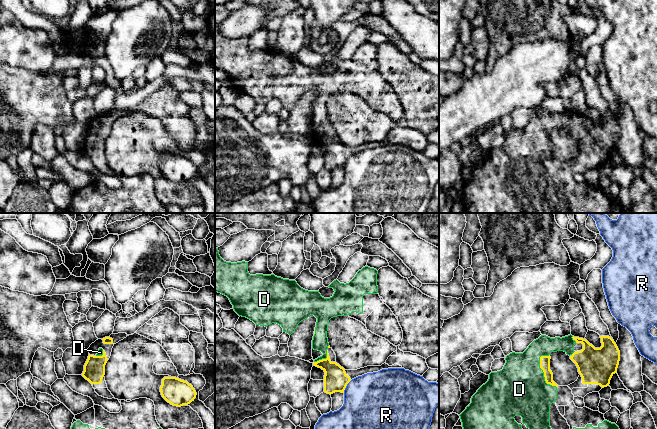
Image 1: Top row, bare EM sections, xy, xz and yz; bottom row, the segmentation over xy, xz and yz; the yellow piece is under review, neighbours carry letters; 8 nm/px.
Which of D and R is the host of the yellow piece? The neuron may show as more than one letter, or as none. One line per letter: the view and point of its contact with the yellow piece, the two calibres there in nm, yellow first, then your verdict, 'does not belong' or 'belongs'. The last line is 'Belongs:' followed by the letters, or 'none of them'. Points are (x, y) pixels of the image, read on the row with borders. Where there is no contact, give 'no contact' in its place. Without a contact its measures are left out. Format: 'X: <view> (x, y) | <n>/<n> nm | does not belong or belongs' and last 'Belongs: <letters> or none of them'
D: yz (544, 374) | 80/440 nm | belongs
R: xz (346, 385) | 190/440 nm | does not belong
Belongs: D

